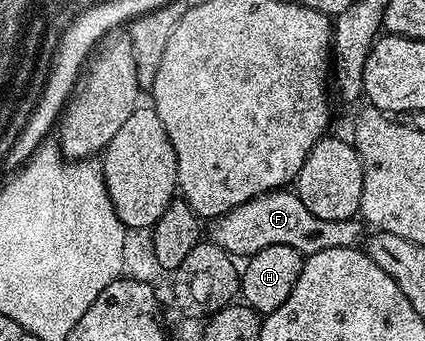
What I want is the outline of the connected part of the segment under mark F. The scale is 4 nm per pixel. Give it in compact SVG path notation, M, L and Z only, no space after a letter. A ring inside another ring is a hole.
M287 188L278 189L270 193L263 193L246 203L236 205L226 211L221 217L211 218L212 244L222 247L233 258L247 259L253 257L258 251L275 245L294 247L304 257L314 255L318 251L330 251L334 247L347 249L359 246L365 240L366 225L363 220L351 217L350 219L318 219L298 199L295 191Z

